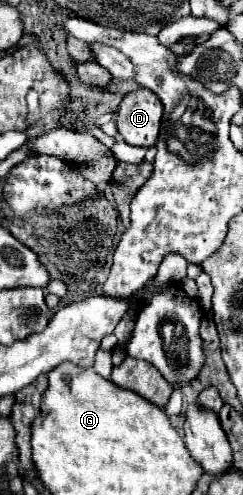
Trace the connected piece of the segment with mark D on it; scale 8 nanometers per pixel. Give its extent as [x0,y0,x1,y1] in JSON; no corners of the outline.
[118,89,164,147]

